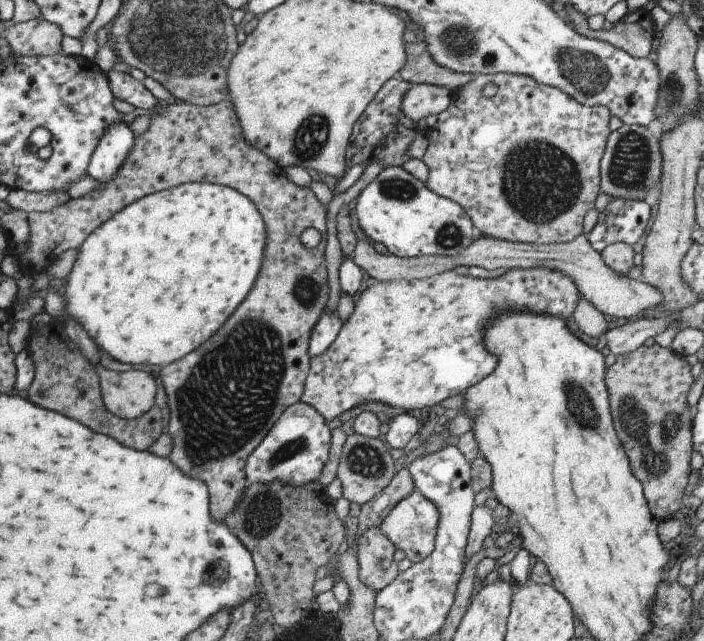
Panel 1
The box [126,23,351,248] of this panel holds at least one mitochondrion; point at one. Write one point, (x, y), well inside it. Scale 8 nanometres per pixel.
(310, 140)

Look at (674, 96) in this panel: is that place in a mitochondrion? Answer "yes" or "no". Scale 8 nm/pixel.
yes

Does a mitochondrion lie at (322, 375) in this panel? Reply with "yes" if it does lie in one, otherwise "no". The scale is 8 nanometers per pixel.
no

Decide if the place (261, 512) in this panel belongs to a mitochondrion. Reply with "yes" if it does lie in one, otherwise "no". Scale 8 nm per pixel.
yes

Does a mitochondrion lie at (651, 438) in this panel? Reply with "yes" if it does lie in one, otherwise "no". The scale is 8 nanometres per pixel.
yes

